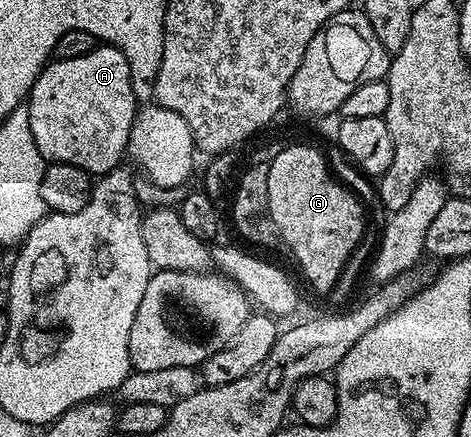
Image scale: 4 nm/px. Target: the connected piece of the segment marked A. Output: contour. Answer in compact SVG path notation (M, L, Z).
M101 44L87 54L79 54L79 58L54 59L46 64L39 78L35 78L35 86L31 86L27 107L35 146L39 146L39 154L46 162L79 166L79 170L100 178L122 163L129 147L131 126L139 111L139 101L133 92L127 58L110 44Z

